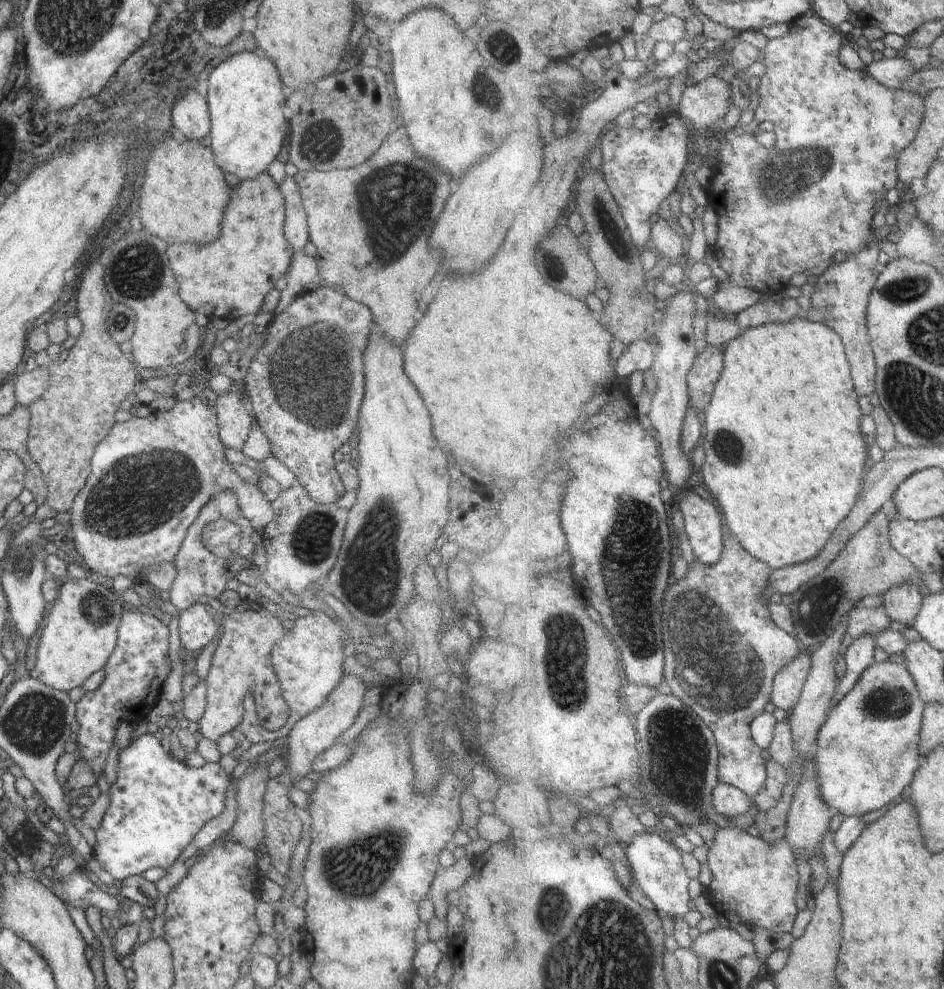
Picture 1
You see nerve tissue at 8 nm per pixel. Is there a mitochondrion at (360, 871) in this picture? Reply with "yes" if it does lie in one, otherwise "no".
yes

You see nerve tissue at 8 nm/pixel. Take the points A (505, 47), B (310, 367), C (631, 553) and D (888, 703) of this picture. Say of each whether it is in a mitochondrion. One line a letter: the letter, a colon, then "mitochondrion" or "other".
A: mitochondrion
B: mitochondrion
C: mitochondrion
D: mitochondrion

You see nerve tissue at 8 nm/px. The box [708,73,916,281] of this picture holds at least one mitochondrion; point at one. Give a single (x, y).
(780, 177)

